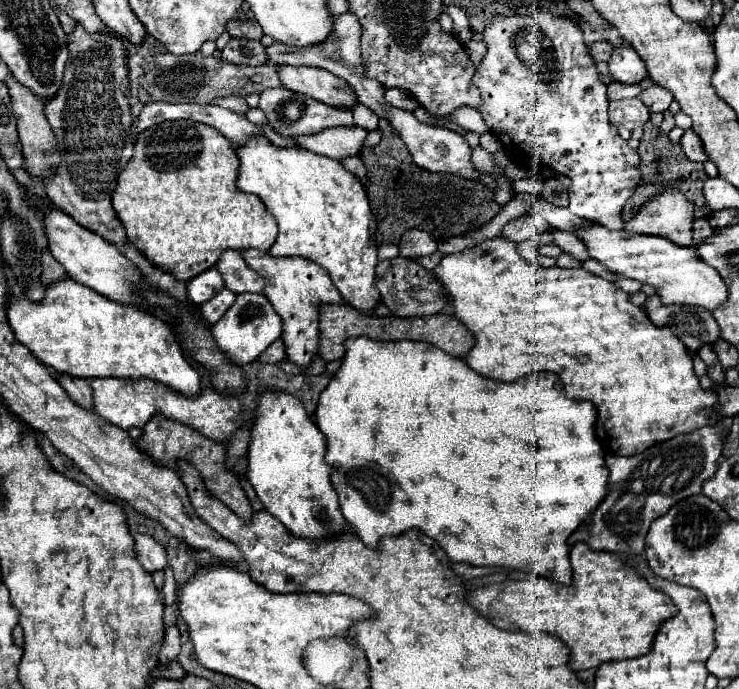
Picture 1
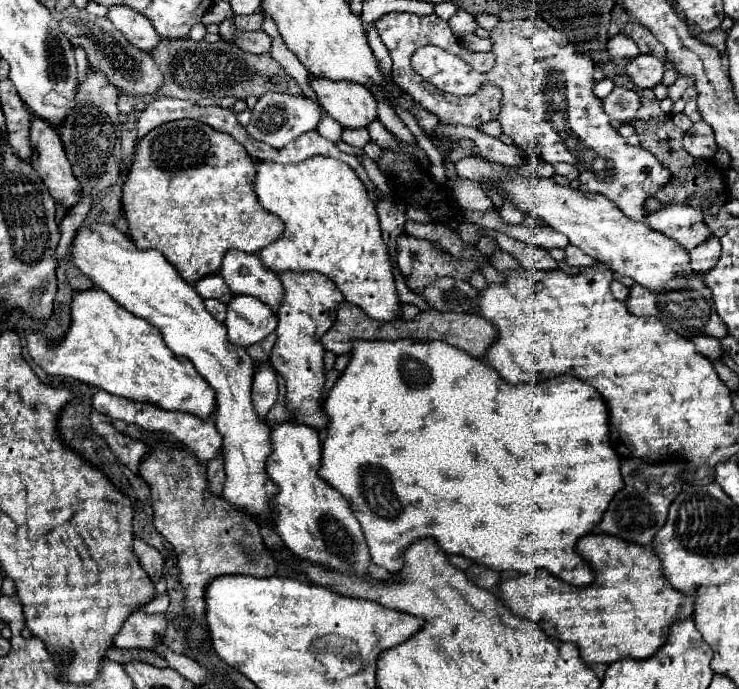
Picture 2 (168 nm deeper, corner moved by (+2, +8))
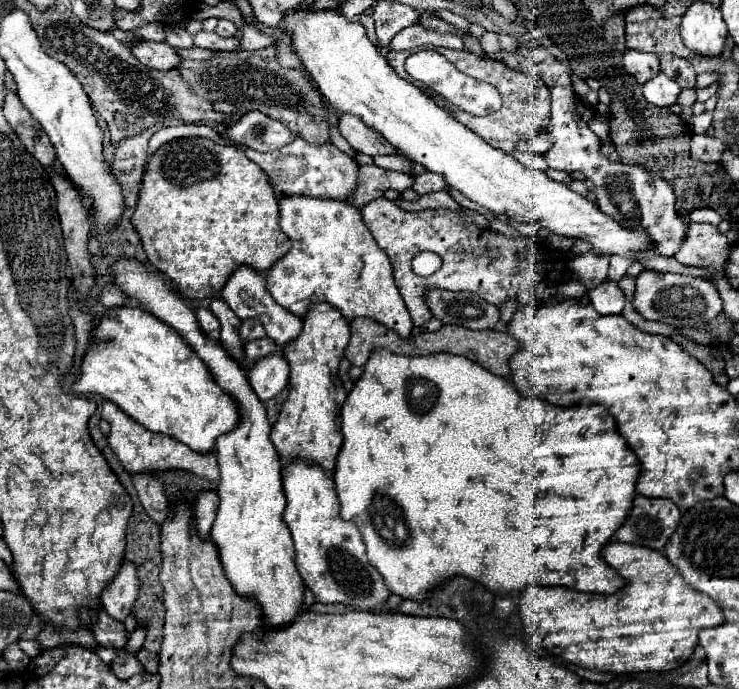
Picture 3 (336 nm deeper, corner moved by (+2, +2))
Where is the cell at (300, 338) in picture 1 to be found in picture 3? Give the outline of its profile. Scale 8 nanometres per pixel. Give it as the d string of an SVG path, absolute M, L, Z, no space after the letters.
M328 302L308 306L302 322L302 332L282 350L282 356L290 366L290 392L282 404L278 422L270 432L270 440L282 458L282 466L290 458L308 458L318 462L324 470L332 472L336 454L342 446L340 408L346 400L346 390L340 382L336 382L336 370L344 358L350 330L348 320Z

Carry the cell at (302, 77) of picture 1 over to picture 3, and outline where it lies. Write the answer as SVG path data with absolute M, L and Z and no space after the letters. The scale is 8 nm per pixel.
M342 114L338 118L338 130L354 150L364 152L368 156L394 154L396 152L396 148L388 140L384 140L374 128L364 126L362 118L358 118L358 116Z

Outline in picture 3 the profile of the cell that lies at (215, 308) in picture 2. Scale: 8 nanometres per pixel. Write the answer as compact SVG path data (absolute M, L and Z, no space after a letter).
M198 308L196 310L196 318L198 318L198 324L200 328L214 340L220 338L220 322L218 318L208 310L208 308Z

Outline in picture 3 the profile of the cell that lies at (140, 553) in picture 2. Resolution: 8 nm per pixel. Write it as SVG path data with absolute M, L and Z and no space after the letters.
M130 560L122 562L122 568L118 572L118 578L112 580L112 586L102 594L102 608L112 618L126 618L138 598L140 592L140 578L138 578L138 566Z

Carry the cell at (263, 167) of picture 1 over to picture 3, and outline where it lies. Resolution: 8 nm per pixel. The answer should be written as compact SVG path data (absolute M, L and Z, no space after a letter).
M280 194L278 206L280 206L282 232L292 242L290 252L286 256L282 256L266 272L268 290L278 304L282 304L284 308L288 308L290 312L294 312L302 318L306 314L308 304L328 302L334 308L338 308L344 314L344 318L348 318L348 320L358 318L358 316L368 316L392 330L396 330L400 336L408 336L412 332L410 314L394 284L392 264L390 264L388 256L384 254L384 250L380 250L380 246L372 238L372 232L368 230L368 226L362 222L360 208L356 208L348 200L340 200L340 198L312 198L312 196L292 196L292 194Z

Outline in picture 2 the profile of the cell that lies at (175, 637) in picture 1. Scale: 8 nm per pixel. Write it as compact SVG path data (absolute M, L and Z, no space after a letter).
M136 610L134 616L122 624L120 632L114 636L114 644L118 648L148 648L162 644L162 636L166 632L166 618L162 614L146 614L144 610Z

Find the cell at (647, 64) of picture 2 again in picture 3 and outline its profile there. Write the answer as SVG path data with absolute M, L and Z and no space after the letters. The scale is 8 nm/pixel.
M656 74L646 84L642 84L644 98L654 106L670 106L676 102L676 96L680 92L680 86L668 78L666 74Z

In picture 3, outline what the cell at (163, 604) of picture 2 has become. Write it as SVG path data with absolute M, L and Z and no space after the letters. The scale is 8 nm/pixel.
M140 624L140 626L132 632L132 636L130 636L130 640L128 640L126 650L130 650L130 652L138 652L138 650L142 648L142 644L144 644L144 634L146 634L146 626L144 626L144 624Z

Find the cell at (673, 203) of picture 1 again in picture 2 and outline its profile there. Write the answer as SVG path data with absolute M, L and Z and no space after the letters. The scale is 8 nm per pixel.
M672 204L658 212L652 212L644 218L644 222L664 236L676 240L686 250L700 246L712 236L710 228L704 222L702 210L694 210L682 204Z

